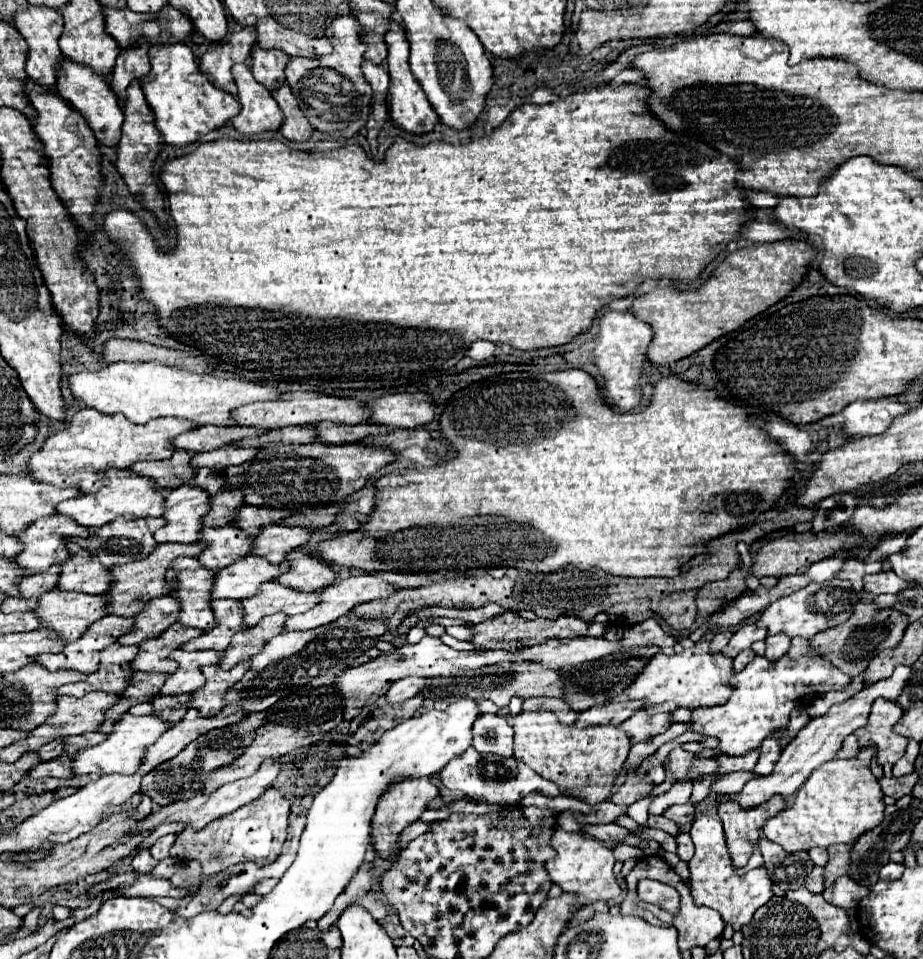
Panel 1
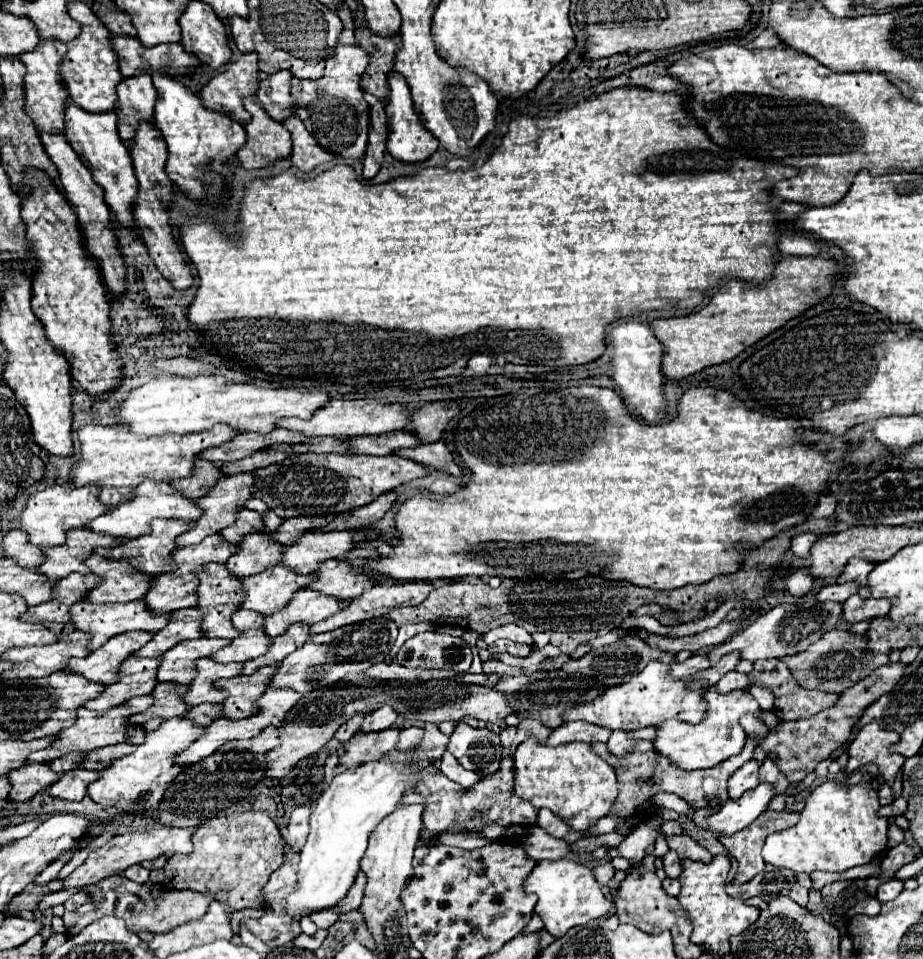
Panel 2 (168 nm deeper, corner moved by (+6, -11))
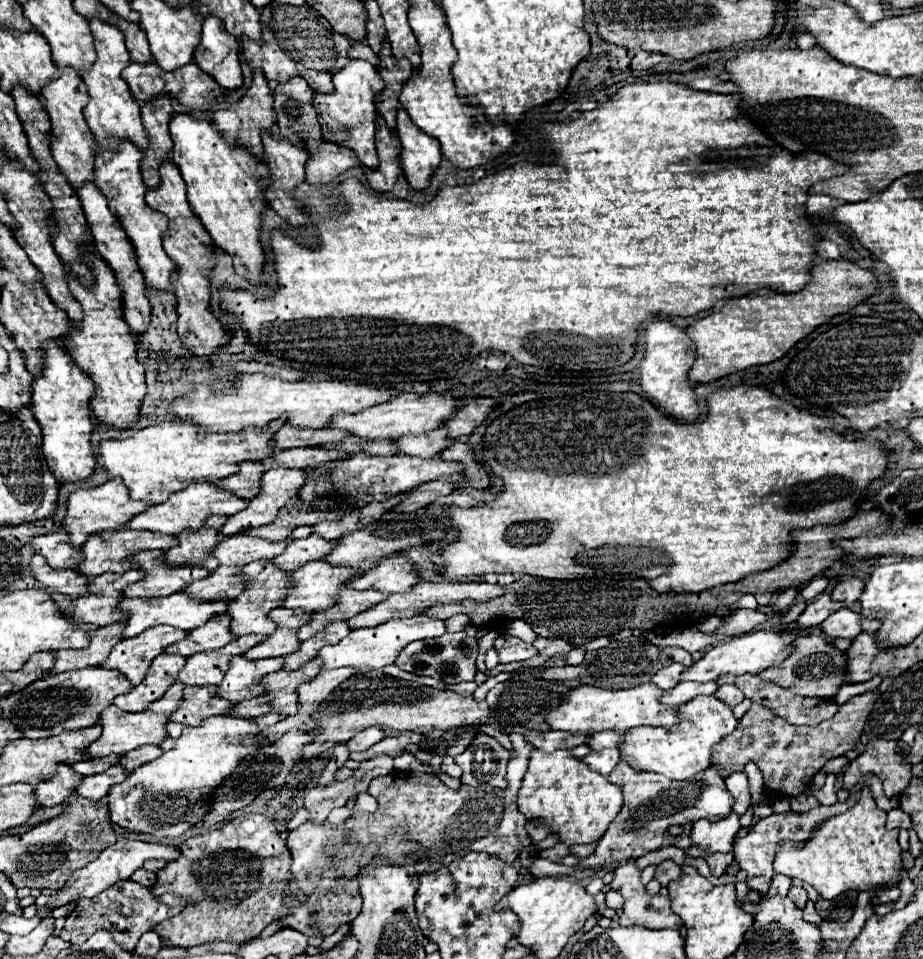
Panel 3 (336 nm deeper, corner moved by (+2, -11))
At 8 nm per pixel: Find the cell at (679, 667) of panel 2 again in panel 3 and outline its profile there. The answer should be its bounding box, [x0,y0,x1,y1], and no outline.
[651,663,685,691]

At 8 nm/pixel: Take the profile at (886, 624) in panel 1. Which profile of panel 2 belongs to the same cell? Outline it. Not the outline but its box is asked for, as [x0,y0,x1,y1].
[783,629,889,693]

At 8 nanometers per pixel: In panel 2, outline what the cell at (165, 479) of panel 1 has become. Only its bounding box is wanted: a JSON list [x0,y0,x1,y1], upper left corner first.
[169,459,221,499]

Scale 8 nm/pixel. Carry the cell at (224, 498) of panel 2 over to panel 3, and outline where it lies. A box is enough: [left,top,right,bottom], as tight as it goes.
[223,467,305,535]

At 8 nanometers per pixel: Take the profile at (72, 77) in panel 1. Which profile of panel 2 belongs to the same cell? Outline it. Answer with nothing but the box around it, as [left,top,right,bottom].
[65,101,137,227]

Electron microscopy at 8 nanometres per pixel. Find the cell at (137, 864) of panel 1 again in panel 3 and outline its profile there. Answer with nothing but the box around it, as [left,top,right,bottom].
[131,869,155,887]

